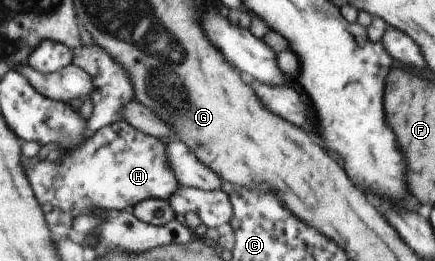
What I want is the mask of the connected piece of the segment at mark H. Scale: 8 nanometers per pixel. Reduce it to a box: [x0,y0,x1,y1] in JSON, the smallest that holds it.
[24,120,180,236]

